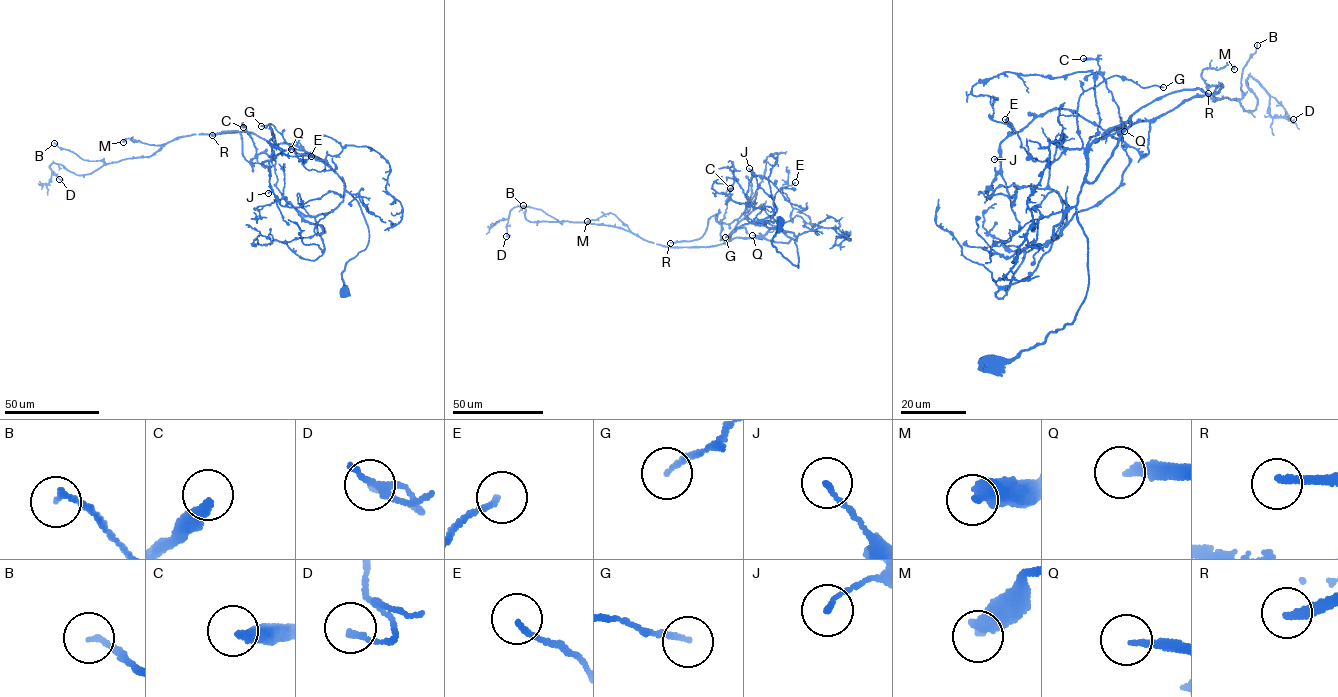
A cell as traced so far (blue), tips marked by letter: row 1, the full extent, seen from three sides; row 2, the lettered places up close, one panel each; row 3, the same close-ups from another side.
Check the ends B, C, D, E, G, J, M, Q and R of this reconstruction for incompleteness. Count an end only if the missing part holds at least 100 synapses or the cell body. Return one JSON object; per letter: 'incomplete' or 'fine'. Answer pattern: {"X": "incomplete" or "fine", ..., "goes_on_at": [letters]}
{"B": "fine", "C": "fine", "D": "fine", "E": "fine", "G": "fine", "J": "fine", "M": "fine", "Q": "fine", "R": "incomplete", "goes_on_at": ["R"]}

